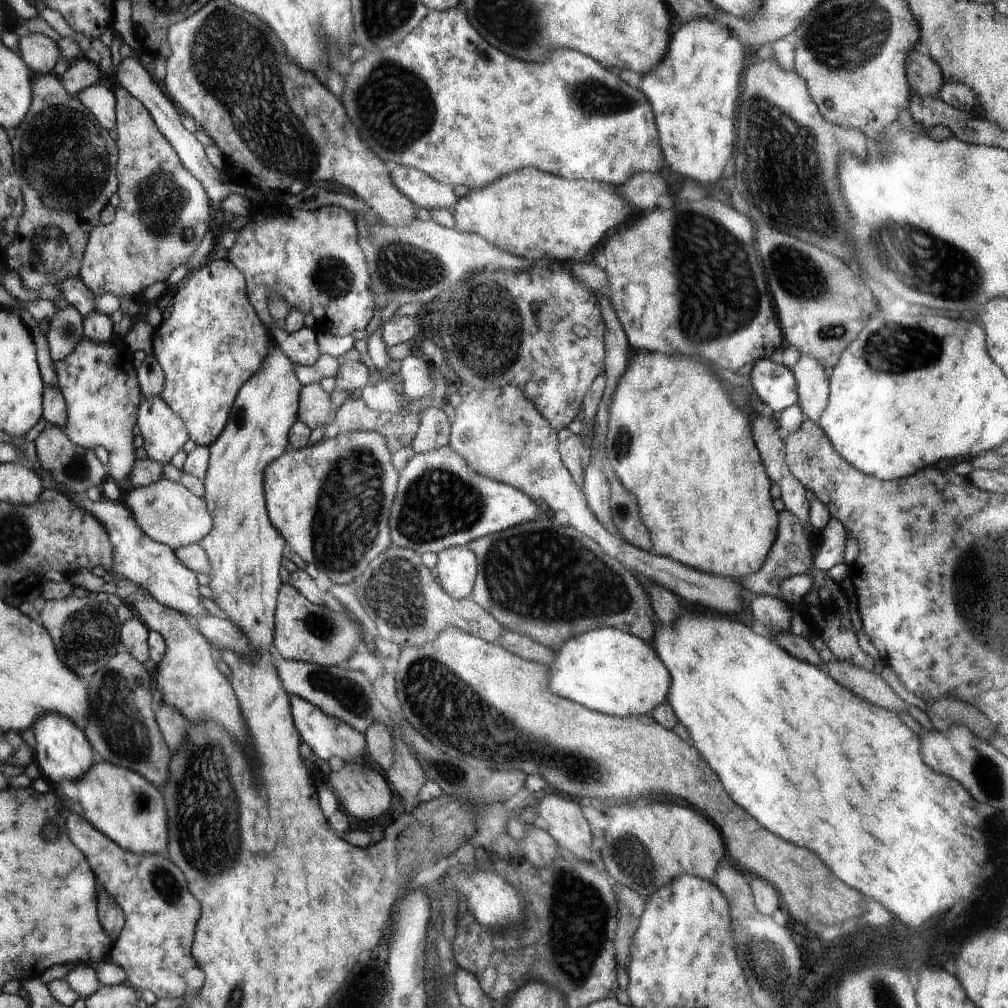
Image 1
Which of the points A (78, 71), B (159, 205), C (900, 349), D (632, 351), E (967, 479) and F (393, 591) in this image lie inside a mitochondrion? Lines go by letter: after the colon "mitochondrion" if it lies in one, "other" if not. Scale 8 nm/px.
A: other
B: mitochondrion
C: mitochondrion
D: other
E: other
F: mitochondrion

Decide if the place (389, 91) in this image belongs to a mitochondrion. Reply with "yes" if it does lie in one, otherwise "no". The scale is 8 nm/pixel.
yes

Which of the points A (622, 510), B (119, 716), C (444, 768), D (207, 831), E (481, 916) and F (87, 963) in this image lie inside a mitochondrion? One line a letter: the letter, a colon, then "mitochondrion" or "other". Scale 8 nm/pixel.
A: mitochondrion
B: mitochondrion
C: mitochondrion
D: mitochondrion
E: other
F: other

